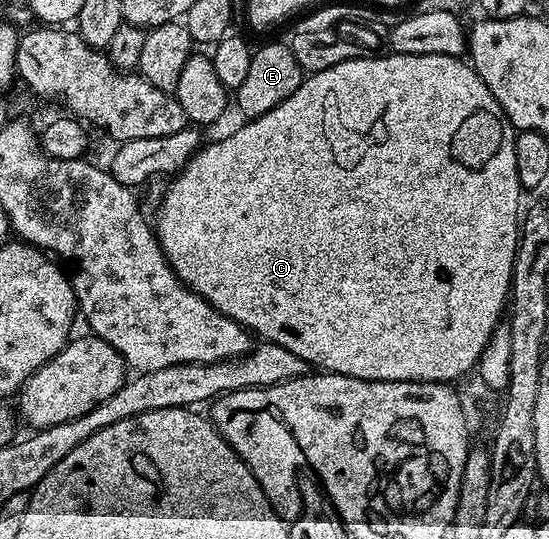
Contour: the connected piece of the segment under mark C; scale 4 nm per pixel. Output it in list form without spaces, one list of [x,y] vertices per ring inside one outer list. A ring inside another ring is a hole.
[[[387,52],[385,55],[348,59],[344,63],[336,63],[336,67],[328,67],[319,73],[309,74],[303,80],[302,85],[296,87],[296,91],[292,91],[292,95],[288,99],[284,99],[284,103],[280,103],[280,107],[272,107],[272,111],[242,124],[246,125],[240,126],[235,133],[228,134],[223,141],[214,141],[211,145],[203,144],[198,152],[191,157],[190,162],[171,180],[175,181],[167,187],[166,194],[162,197],[162,206],[158,209],[158,225],[156,221],[158,245],[169,259],[174,274],[180,278],[182,284],[187,285],[191,293],[205,299],[213,309],[249,329],[251,334],[258,336],[259,333],[259,338],[262,341],[270,341],[273,345],[279,345],[292,351],[292,355],[304,359],[307,366],[318,371],[339,373],[365,381],[441,381],[443,383],[454,383],[457,377],[464,376],[469,369],[471,372],[477,366],[478,360],[482,358],[486,346],[494,338],[494,334],[507,312],[508,302],[511,300],[511,281],[520,232],[518,200],[524,196],[524,190],[516,171],[516,147],[514,146],[516,130],[504,115],[500,103],[496,103],[492,91],[488,91],[484,79],[480,79],[474,66],[465,60],[448,55],[400,55]]]

